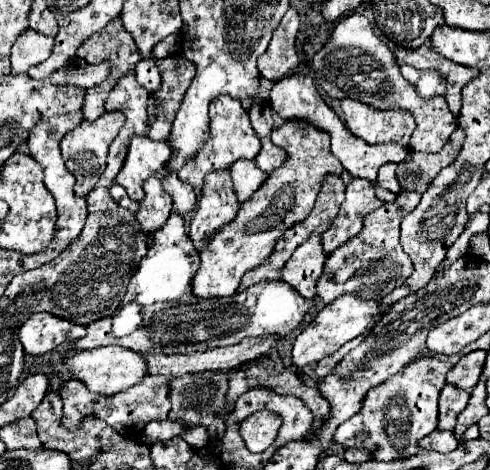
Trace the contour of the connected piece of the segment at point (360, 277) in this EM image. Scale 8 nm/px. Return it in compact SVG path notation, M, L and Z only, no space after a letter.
M399 192L397 194L397 200L395 202L385 202L381 208L377 208L375 212L367 214L365 216L365 222L363 222L363 230L351 238L349 242L345 242L341 248L337 248L333 252L333 256L327 258L325 262L325 270L323 270L323 276L321 278L327 278L327 274L335 272L341 262L339 262L339 256L375 256L373 260L367 260L363 262L363 266L349 278L341 284L341 292L339 294L351 294L355 292L357 296L363 296L363 298L371 298L371 300L381 300L383 296L387 296L389 292L393 292L395 288L399 288L413 272L413 262L411 258L403 252L401 244L399 244L399 224L403 220L403 216L407 216L409 212L415 210L415 206L419 204L421 200L421 194L419 192Z

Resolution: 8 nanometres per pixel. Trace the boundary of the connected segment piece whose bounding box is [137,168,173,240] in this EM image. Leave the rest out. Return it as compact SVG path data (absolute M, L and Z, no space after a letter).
M165 168L161 172L157 172L155 176L151 176L151 180L147 180L145 188L145 198L139 202L139 212L137 212L137 220L141 224L141 232L151 240L151 236L155 234L155 228L161 228L169 214L171 214L171 196L163 190L161 186L161 178L165 176Z

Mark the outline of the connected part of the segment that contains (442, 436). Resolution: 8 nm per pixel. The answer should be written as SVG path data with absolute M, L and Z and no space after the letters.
M435 430L435 432L431 432L431 436L425 436L419 442L419 446L425 450L435 450L435 452L453 452L459 446L459 442L453 436L453 432Z

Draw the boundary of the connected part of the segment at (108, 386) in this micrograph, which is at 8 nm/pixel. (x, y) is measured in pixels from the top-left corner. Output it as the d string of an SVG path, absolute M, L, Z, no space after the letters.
M105 346L105 348L87 350L87 352L75 352L75 354L69 354L65 358L65 362L69 364L71 376L75 380L85 382L85 386L91 392L103 394L103 396L115 396L117 392L123 392L123 390L139 384L139 380L143 380L147 376L147 362L143 360L143 354L131 352L127 348Z

